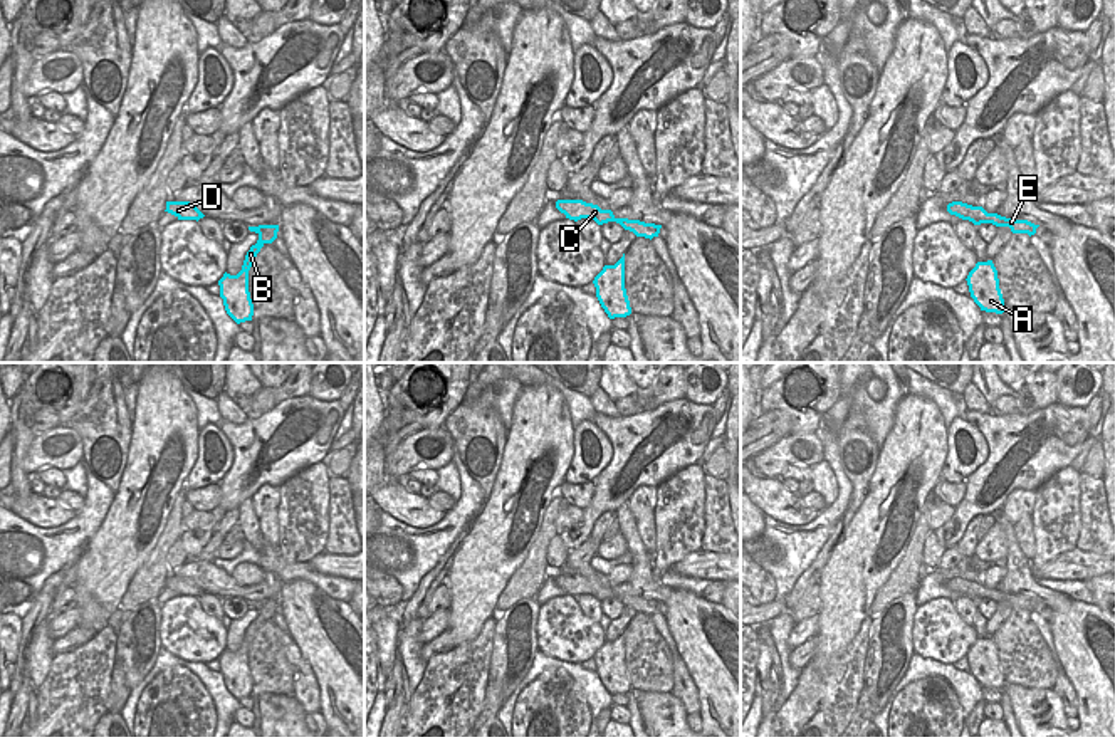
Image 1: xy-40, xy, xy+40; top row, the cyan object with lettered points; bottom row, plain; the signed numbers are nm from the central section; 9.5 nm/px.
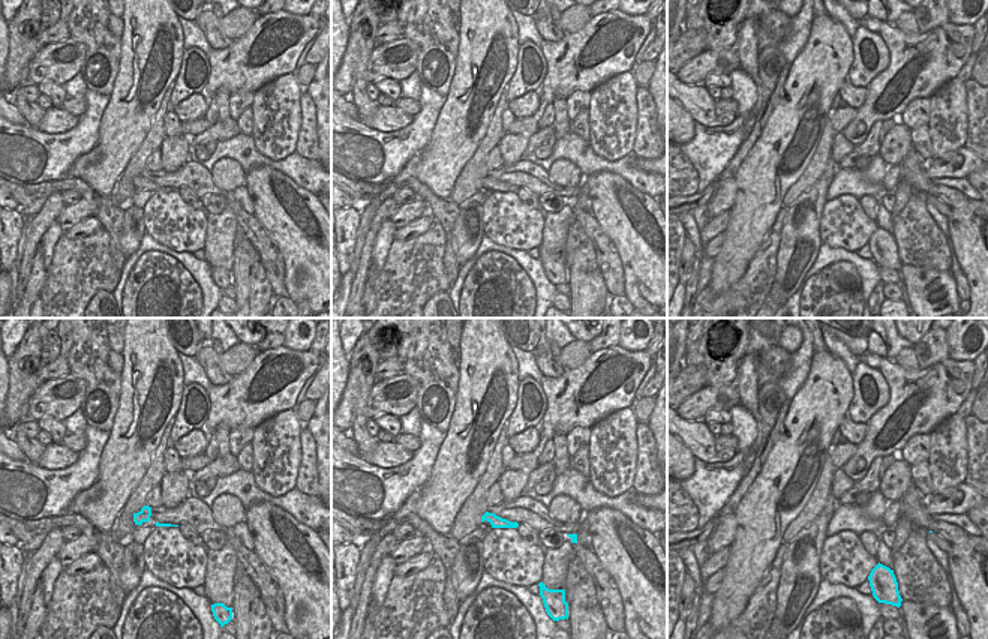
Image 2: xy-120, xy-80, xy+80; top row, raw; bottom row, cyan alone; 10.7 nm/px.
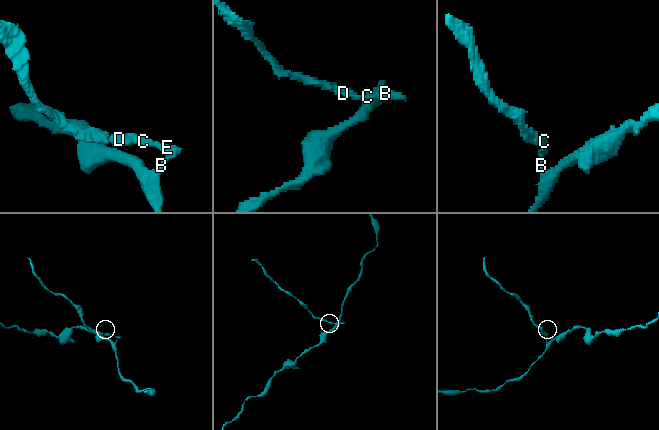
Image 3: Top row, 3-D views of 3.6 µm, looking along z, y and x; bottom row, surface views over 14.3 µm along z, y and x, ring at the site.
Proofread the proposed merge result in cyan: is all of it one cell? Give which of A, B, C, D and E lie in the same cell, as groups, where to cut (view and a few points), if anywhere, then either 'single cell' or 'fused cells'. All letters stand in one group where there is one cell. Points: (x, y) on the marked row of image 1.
A / B C D E | xy-40 (244, 262), (249, 269) | fused cells

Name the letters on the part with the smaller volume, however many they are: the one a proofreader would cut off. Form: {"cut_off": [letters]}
{"cut_off": ["B", "C", "D", "E"]}

